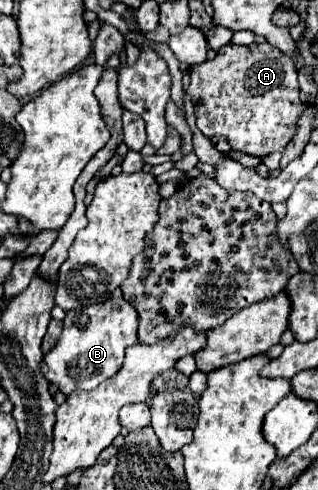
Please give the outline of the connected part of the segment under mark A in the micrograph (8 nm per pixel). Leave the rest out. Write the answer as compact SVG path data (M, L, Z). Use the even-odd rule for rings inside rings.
M228 43L214 59L192 67L186 93L194 105L196 125L206 137L222 135L234 151L254 157L284 151L294 135L296 119L302 113L298 71L292 59L270 43L258 43L254 47Z

